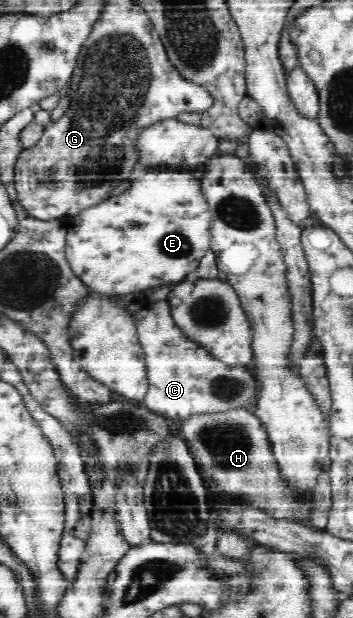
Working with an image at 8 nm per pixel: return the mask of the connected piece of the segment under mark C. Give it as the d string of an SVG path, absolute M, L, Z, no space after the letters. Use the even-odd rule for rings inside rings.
M167 300L150 302L135 314L139 340L145 351L149 390L143 399L151 412L183 423L194 416L253 410L260 393L252 365L222 361L201 342L188 337L171 314Z

